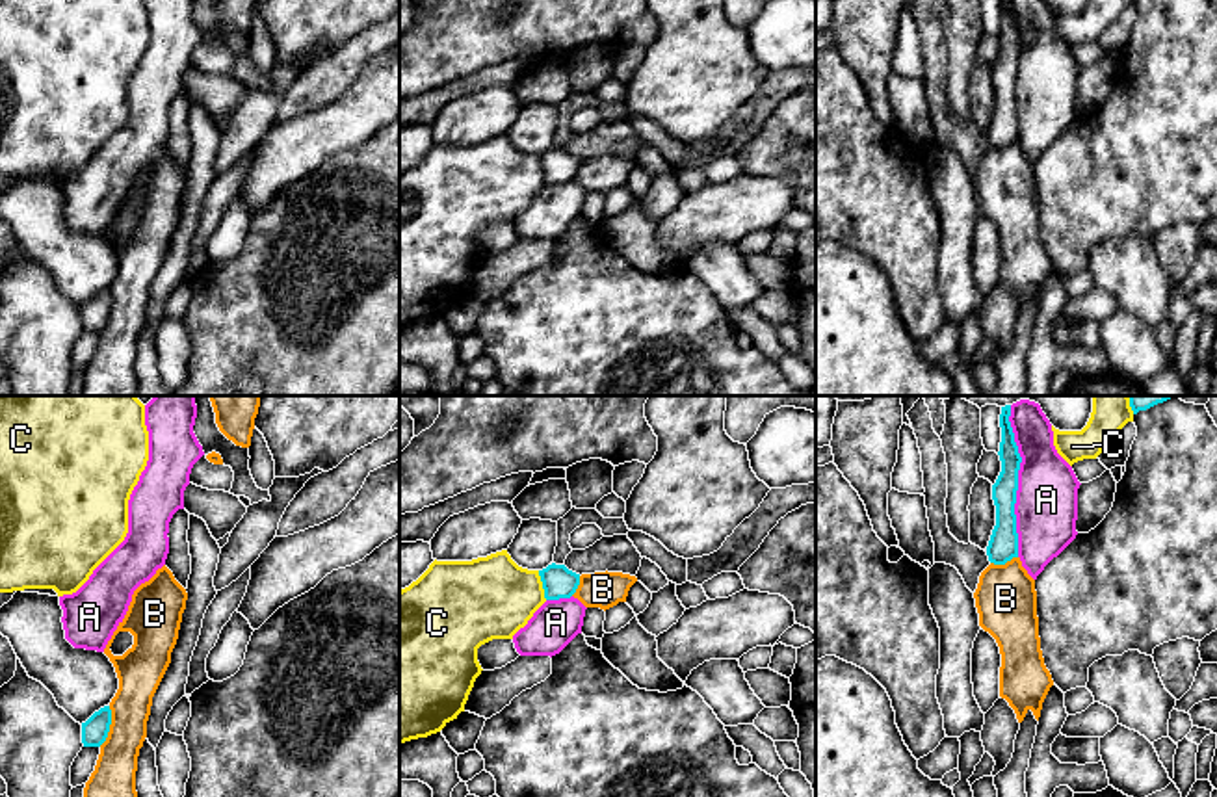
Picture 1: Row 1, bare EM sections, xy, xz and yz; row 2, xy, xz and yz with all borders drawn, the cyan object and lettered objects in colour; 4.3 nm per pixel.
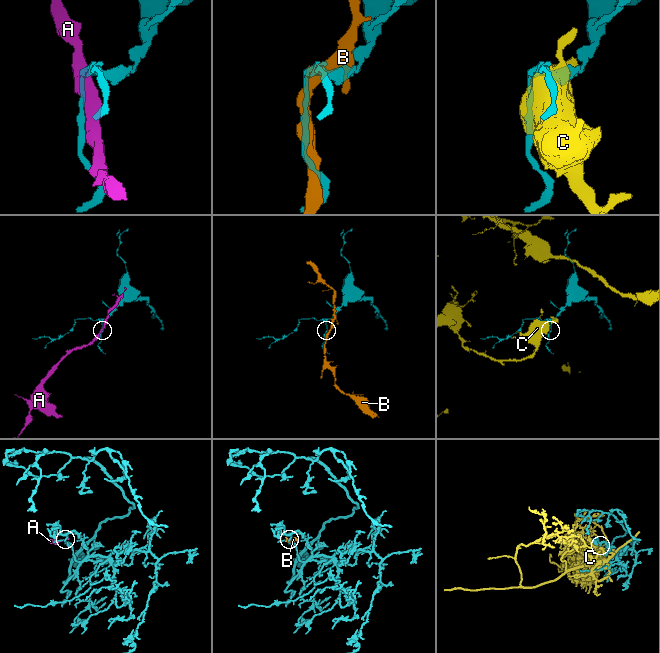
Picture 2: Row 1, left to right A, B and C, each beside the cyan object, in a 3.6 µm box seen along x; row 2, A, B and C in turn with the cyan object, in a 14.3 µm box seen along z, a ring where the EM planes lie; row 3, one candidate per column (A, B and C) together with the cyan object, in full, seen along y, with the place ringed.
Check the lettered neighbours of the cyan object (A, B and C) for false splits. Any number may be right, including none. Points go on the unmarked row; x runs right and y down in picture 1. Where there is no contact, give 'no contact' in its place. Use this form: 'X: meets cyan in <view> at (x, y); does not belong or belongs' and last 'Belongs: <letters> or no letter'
A: meets cyan in yz at (1017, 71); does not belong
B: meets cyan in xy at (108, 311); does not belong
C: meets cyan in xz at (543, 169); does not belong
Belongs: no letter

